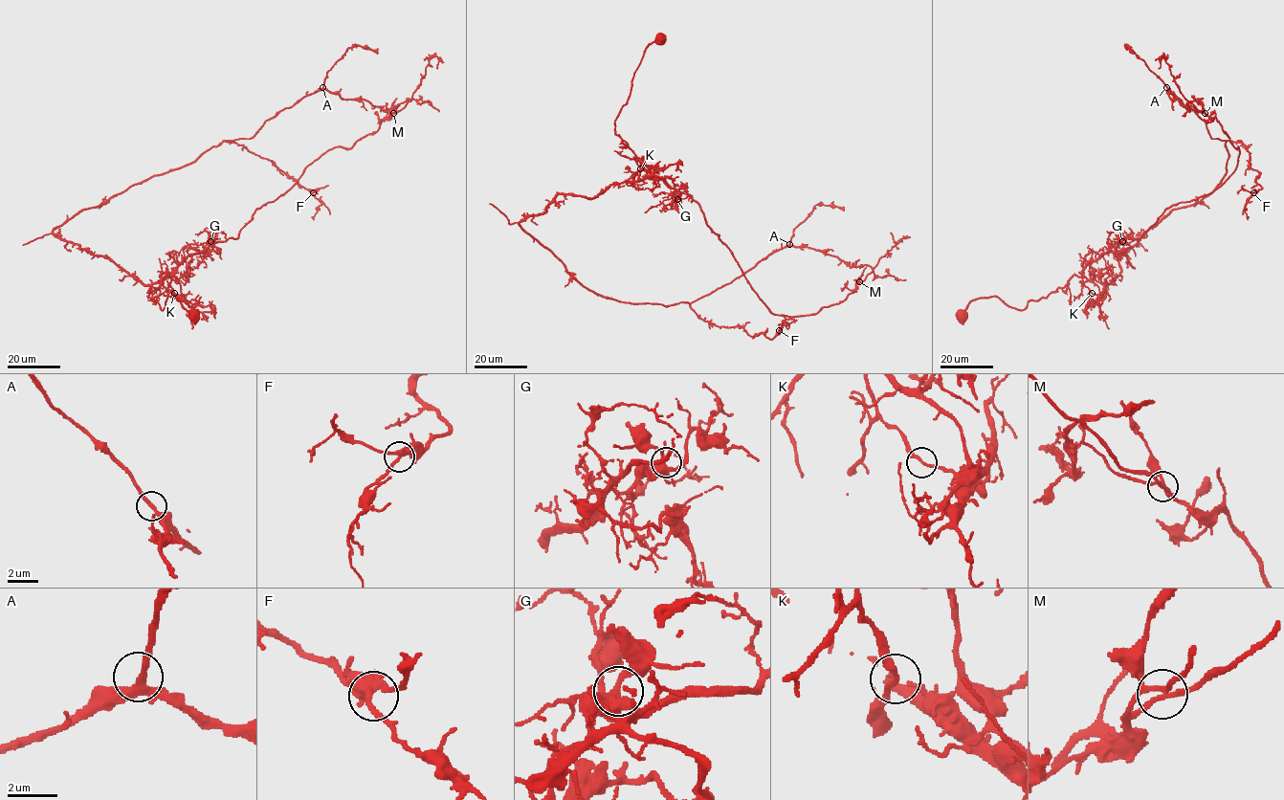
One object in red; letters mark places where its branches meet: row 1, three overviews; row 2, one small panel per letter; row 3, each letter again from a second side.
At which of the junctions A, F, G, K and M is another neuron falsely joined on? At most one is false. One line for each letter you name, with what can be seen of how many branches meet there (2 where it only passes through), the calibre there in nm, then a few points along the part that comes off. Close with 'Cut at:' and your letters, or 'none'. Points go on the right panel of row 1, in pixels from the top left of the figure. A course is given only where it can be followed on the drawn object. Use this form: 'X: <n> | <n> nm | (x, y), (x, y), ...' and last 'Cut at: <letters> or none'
K: 2 | 200 nm | (1092, 293), (1120, 271), (1117, 254), (1225, 175), (1225, 141), (1168, 89), (1203, 111)
Cut at: K

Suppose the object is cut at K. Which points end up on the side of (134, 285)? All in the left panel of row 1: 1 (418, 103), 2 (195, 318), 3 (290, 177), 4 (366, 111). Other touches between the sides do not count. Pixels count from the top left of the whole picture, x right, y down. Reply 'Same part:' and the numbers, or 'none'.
Same part: 1, 3, 4

